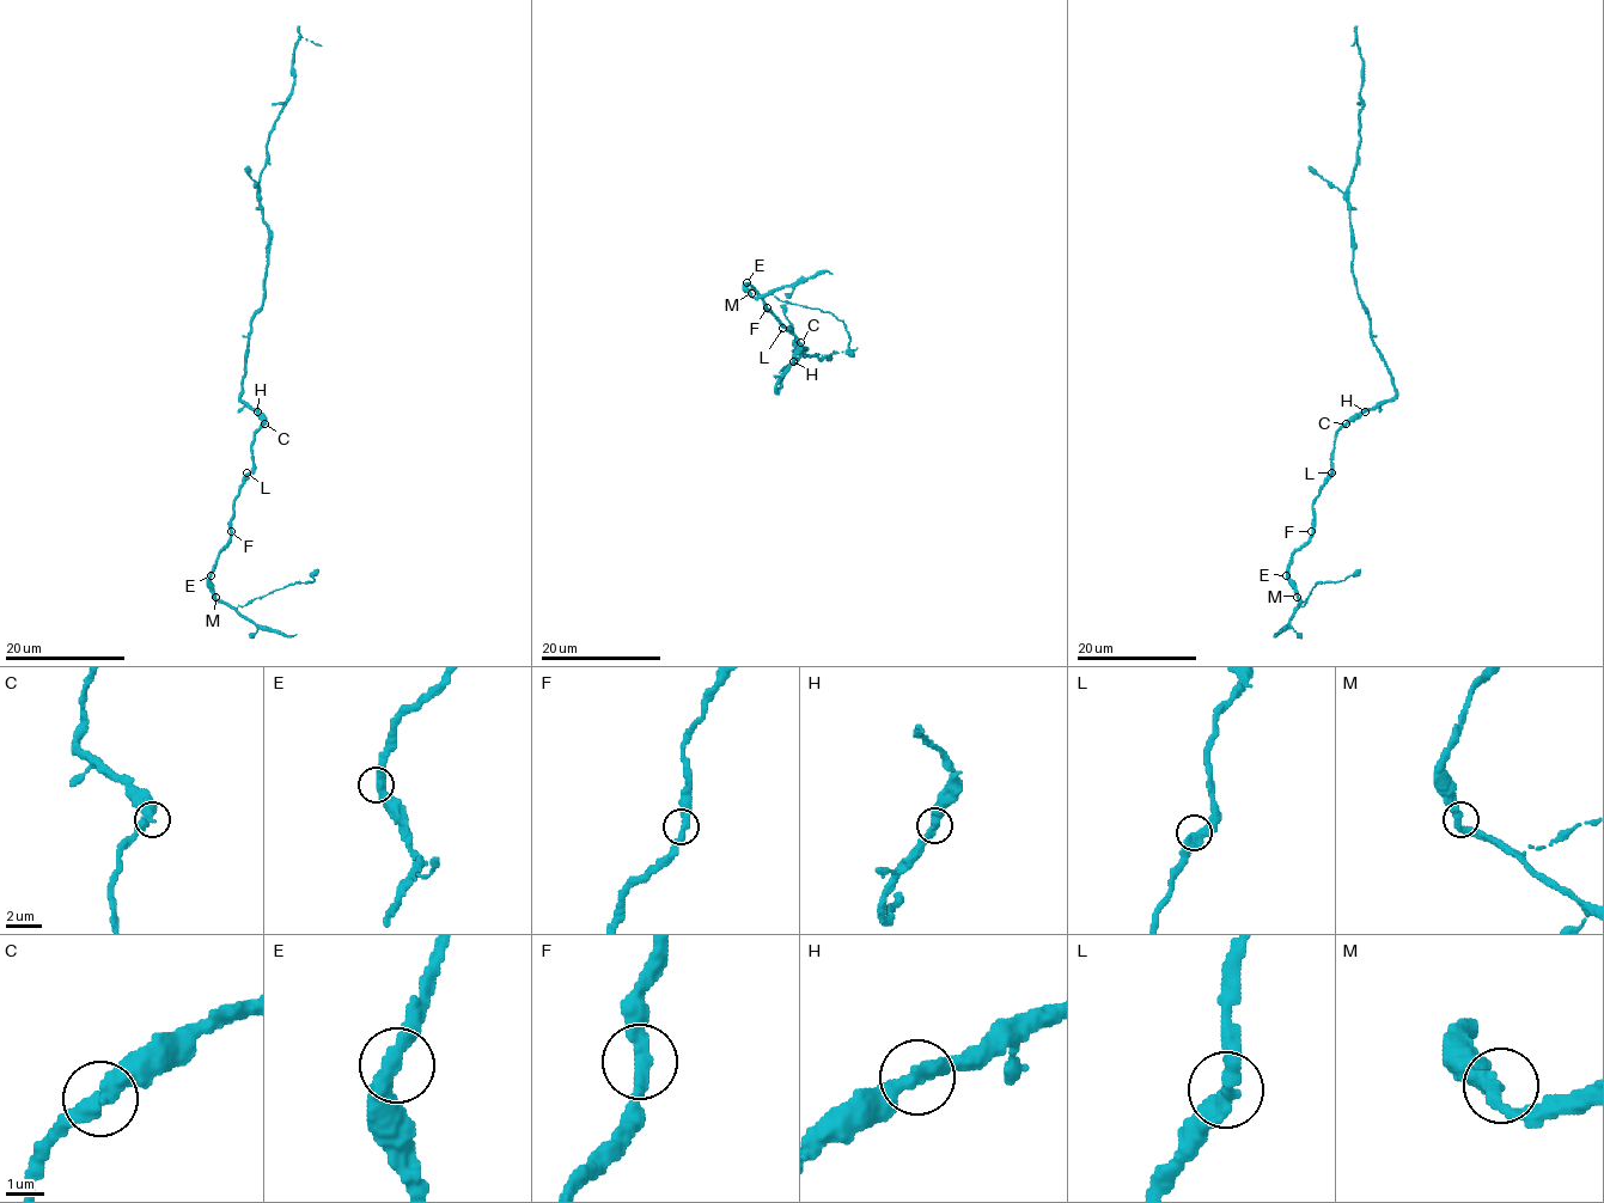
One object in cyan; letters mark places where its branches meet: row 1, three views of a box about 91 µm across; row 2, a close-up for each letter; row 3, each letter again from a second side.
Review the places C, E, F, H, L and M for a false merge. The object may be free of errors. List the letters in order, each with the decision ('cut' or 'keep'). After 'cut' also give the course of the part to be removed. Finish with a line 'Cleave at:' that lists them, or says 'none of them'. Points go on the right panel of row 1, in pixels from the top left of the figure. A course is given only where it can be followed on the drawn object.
C: keep
E: keep
F: keep
H: keep
L: keep
M: keep
Cleave at: none of them

